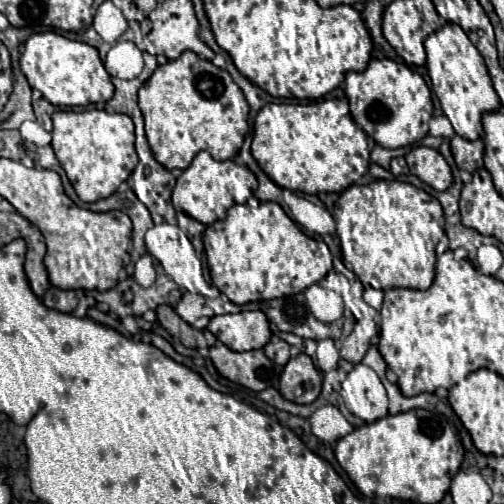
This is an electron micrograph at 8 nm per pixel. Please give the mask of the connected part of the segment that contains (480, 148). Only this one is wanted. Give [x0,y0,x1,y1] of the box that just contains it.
[450,135,484,173]

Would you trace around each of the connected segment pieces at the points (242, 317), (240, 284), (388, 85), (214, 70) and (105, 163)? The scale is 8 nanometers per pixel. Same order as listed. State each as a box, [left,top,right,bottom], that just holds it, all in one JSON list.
[[208,311,270,351],[204,197,332,305],[346,59,432,149],[138,51,248,169],[52,111,138,201]]

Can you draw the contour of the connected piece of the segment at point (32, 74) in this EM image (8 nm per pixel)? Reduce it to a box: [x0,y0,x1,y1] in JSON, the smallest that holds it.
[20,31,114,105]

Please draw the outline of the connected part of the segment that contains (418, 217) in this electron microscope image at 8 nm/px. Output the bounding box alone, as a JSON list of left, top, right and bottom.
[334,181,444,291]

